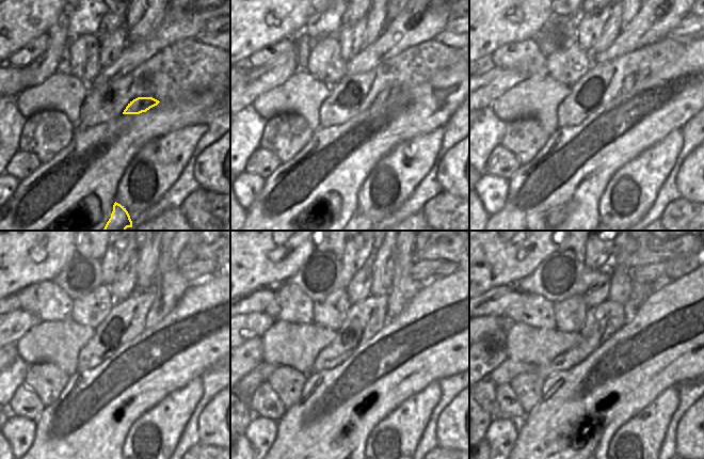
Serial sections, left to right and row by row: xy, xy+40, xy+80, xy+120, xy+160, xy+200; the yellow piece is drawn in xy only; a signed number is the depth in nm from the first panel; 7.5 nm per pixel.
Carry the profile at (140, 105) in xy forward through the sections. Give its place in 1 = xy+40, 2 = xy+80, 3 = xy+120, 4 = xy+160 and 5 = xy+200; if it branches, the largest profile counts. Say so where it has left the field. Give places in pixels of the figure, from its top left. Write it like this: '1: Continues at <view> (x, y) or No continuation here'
1: Continues at xy+40 (381, 98)
2: Continues at xy+80 (633, 79)
3: Continues at xy+120 (170, 285)
4: Continues at xy+160 (404, 287)
5: Continues at xy+200 (640, 291).

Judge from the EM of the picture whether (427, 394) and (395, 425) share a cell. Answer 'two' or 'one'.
one

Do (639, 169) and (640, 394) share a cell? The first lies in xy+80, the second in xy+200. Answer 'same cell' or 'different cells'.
different cells

